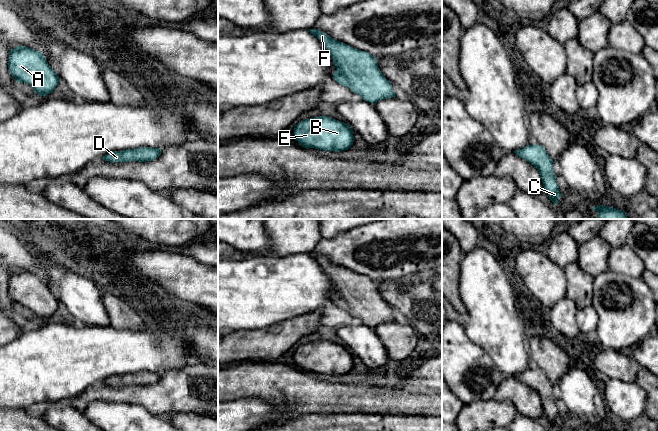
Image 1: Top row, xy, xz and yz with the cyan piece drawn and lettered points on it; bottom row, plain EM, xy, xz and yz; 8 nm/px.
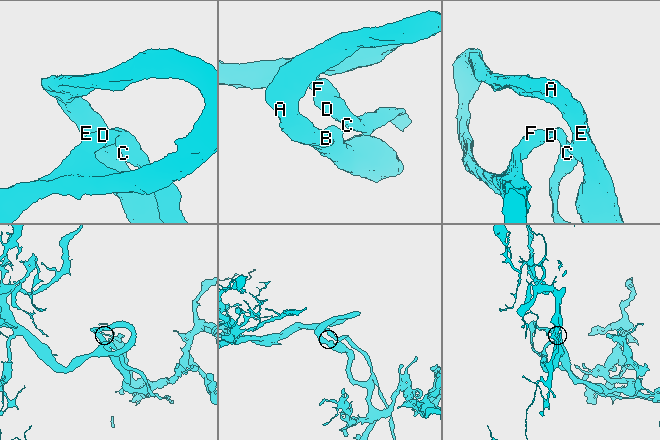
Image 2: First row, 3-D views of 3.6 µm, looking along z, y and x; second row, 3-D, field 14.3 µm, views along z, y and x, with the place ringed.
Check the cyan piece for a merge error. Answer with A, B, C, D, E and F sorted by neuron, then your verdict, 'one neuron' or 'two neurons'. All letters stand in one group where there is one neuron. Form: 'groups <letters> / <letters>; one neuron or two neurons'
groups A B C D E F; one neuron

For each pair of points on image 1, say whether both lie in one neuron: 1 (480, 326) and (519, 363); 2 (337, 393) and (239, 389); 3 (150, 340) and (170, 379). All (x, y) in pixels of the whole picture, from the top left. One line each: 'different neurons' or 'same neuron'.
1: same neuron
2: same neuron
3: different neurons

